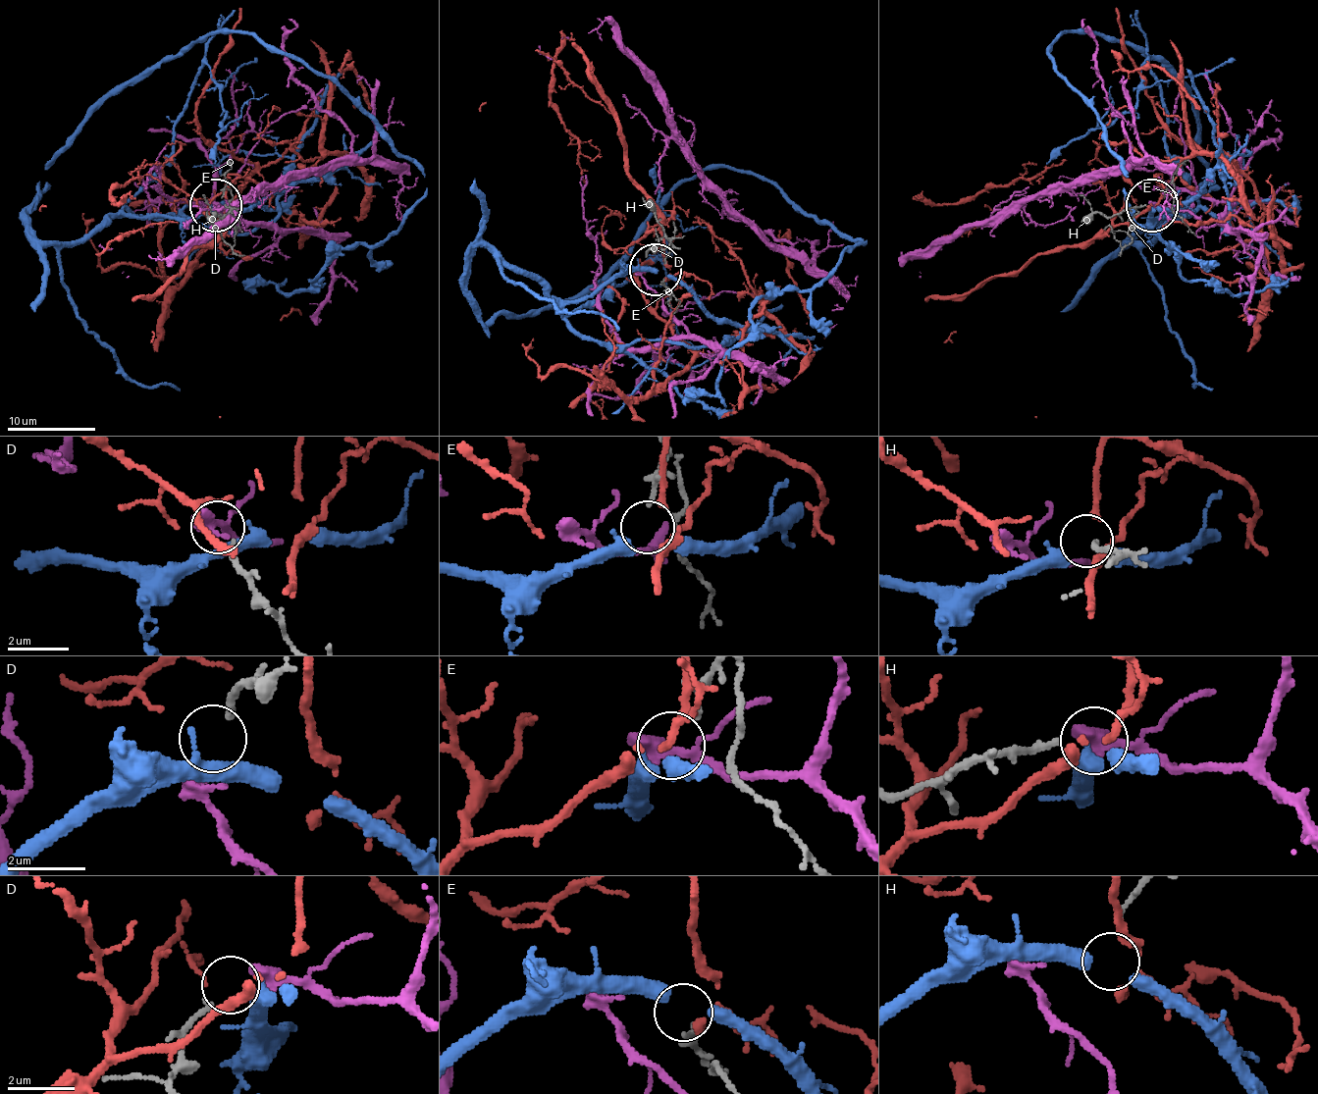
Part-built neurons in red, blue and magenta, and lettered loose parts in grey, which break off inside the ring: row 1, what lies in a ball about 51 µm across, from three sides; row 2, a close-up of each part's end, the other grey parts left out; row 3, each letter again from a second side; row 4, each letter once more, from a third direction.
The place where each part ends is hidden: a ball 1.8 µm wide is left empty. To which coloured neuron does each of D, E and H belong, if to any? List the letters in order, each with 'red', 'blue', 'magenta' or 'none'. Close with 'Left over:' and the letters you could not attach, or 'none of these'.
D: magenta
E: blue
H: none
Left over: H

